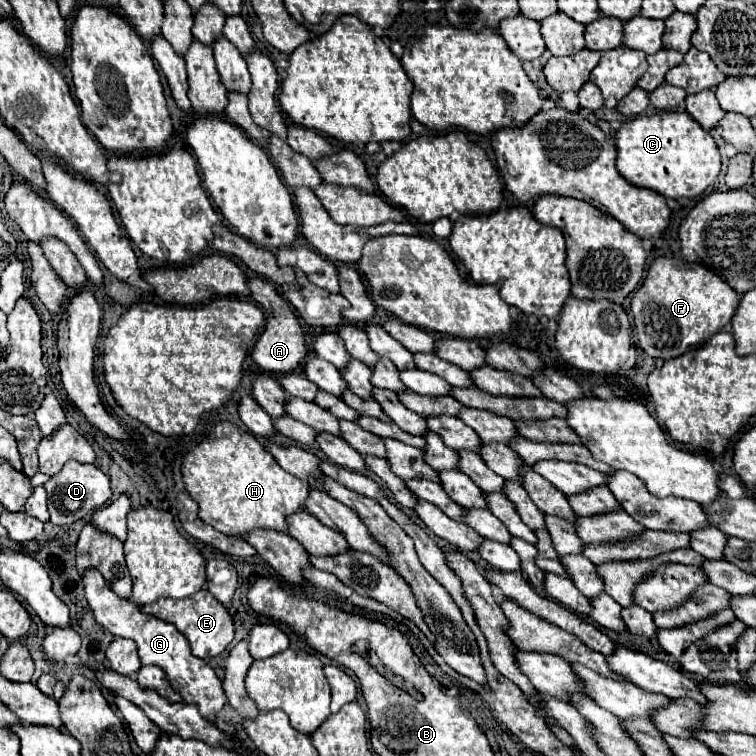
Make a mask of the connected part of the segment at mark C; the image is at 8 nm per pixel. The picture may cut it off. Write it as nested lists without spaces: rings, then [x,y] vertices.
[[[659,111],[655,115],[641,115],[625,121],[615,133],[617,145],[617,169],[633,185],[653,189],[663,197],[697,197],[709,185],[715,183],[721,171],[721,157],[713,137],[685,111]]]

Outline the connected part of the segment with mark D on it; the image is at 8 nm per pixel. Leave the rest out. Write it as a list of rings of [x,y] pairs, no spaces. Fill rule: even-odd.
[[[67,461],[65,467],[57,475],[53,475],[43,487],[47,489],[47,505],[51,513],[51,523],[55,525],[69,525],[77,519],[83,519],[93,509],[103,507],[111,497],[109,477],[99,471],[93,463]]]

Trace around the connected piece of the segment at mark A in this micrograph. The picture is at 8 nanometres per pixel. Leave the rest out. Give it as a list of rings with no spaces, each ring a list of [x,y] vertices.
[[[251,279],[251,297],[255,303],[261,305],[261,309],[265,311],[267,323],[265,329],[261,333],[261,337],[255,343],[255,349],[251,353],[253,361],[265,371],[265,373],[273,373],[273,375],[287,375],[297,371],[303,365],[303,359],[307,357],[307,345],[305,345],[305,337],[303,337],[303,329],[293,313],[293,309],[289,307],[289,303],[277,293],[277,289],[265,281],[265,279]]]

